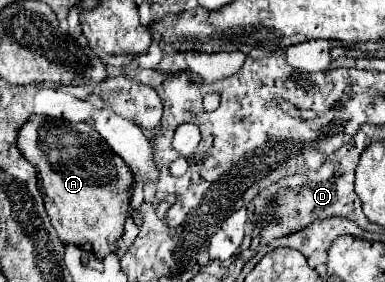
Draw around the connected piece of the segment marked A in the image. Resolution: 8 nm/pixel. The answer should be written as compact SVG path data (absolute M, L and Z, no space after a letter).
M34 115L18 131L18 149L36 167L44 207L60 241L76 247L90 243L98 259L116 255L124 225L134 217L130 207L134 177L122 157L98 137L98 131L88 123L52 121Z

